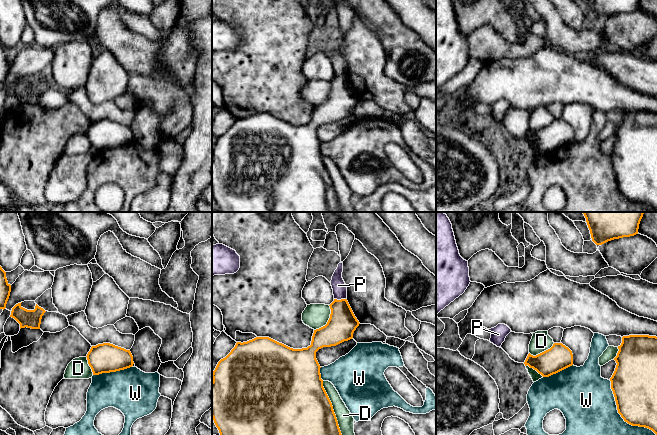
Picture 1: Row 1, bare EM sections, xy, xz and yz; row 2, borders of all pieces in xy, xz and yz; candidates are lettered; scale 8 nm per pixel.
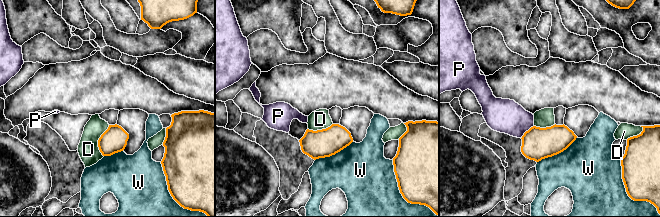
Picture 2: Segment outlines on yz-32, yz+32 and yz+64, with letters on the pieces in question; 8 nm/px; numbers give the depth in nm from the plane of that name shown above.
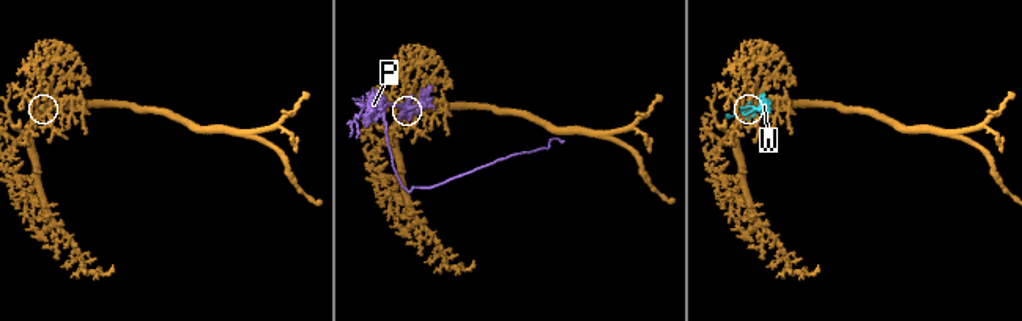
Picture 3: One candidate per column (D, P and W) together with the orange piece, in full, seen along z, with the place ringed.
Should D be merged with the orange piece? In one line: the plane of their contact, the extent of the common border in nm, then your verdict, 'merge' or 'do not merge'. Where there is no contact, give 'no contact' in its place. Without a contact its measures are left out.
xz | 460 nm | merge

